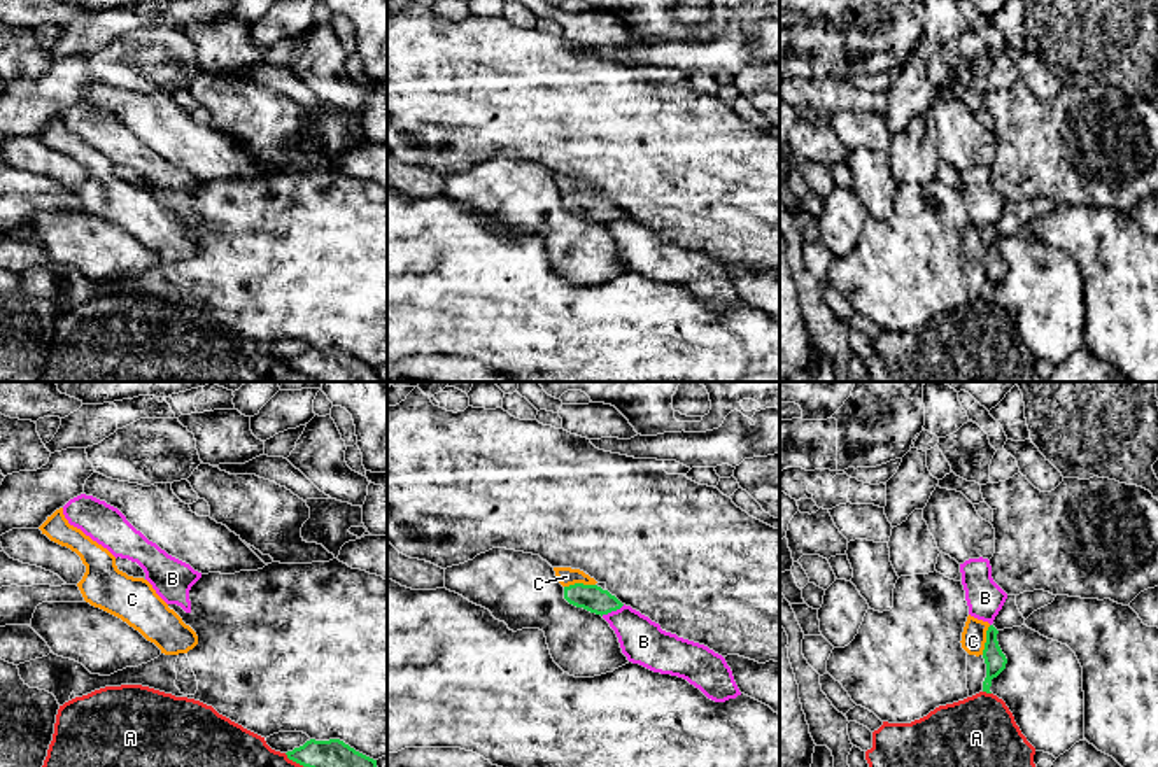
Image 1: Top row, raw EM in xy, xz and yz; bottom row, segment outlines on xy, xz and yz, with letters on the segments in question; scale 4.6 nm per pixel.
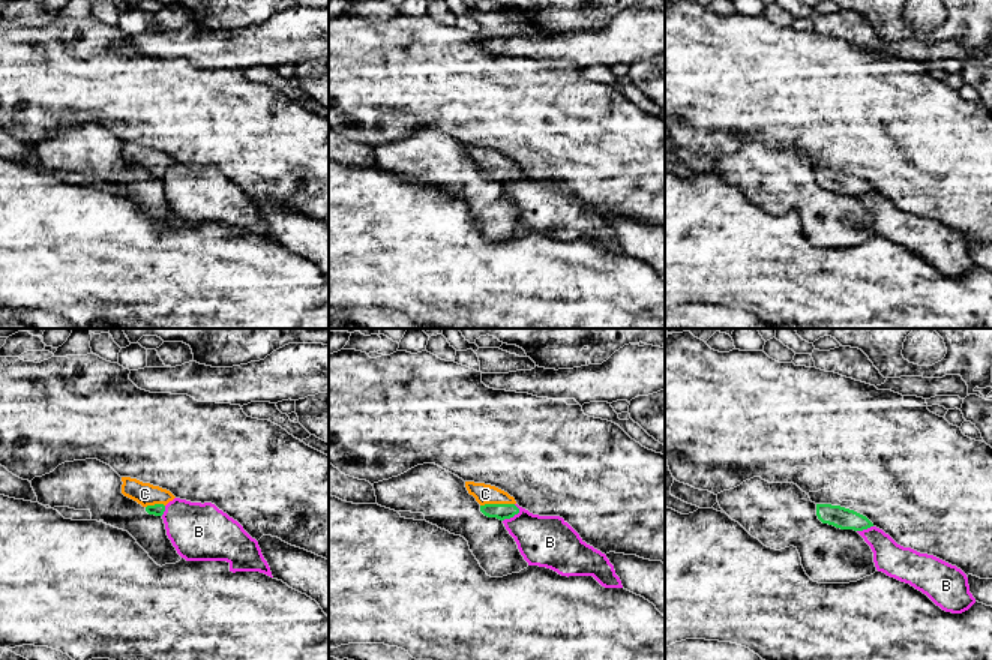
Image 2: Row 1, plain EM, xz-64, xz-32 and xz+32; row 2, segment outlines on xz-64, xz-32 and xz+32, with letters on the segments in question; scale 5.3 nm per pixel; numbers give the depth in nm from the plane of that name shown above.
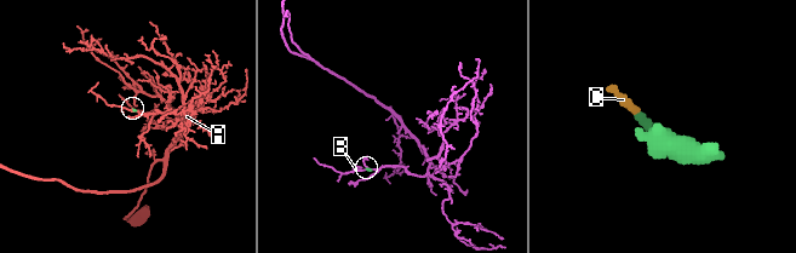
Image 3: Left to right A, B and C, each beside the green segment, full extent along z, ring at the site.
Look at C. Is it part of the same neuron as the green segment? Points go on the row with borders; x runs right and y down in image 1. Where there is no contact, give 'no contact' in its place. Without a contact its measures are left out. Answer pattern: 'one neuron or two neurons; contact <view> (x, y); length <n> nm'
one neuron; contact xz (578, 584); length 140 nm

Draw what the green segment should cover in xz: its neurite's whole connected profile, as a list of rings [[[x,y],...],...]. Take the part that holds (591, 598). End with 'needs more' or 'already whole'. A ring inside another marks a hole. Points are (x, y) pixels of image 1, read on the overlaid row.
[[[554,567],[559,583],[564,587],[564,599],[596,615],[608,615],[624,604],[608,590],[597,587],[596,580],[580,569]]] | needs more

